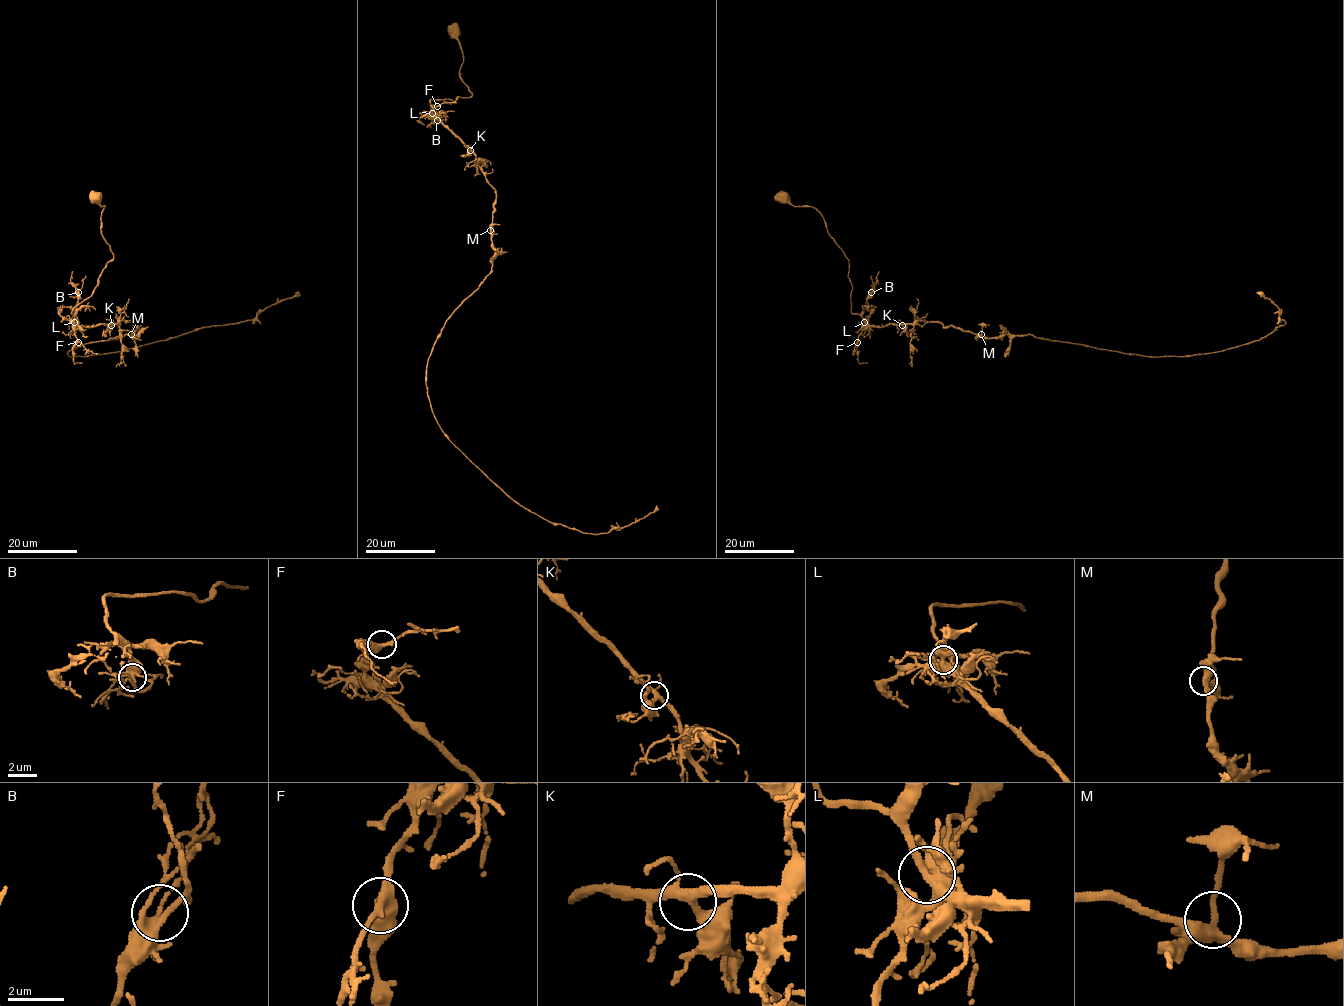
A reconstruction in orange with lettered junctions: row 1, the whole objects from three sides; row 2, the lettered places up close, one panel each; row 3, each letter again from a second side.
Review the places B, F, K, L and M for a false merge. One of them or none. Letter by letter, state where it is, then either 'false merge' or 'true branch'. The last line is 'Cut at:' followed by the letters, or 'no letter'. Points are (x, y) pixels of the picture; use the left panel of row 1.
B: at (78, 292); true branch
F: at (78, 342); true branch
K: at (111, 325); true branch
L: at (74, 322); true branch
M: at (131, 334); true branch
Cut at: no letter

